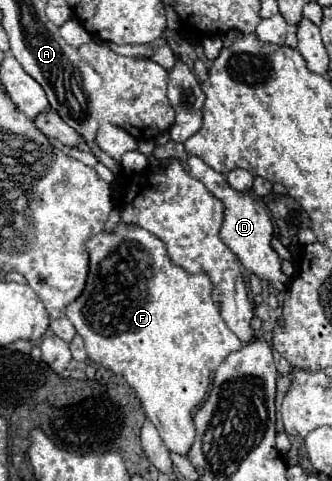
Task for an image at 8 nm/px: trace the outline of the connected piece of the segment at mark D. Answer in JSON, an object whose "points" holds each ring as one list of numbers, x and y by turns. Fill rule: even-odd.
{"points":[[190,155,188,157,188,167,190,167,190,173,202,181,208,191,212,195,216,195,220,201,224,201,224,223,222,223,222,229,220,229,220,237,222,241,236,253,236,257,240,259,240,263,250,271,254,273,256,277,260,277,262,281,270,283,276,291,284,291,290,283,290,277,286,277,282,273,282,259,278,257,278,253,272,249,272,237,274,237,274,225,267,209,248,193,240,193,240,191,234,191,232,187,228,187,228,181,226,181,226,175,224,173,218,173,214,171,210,165,206,165,200,157,196,155]]}

